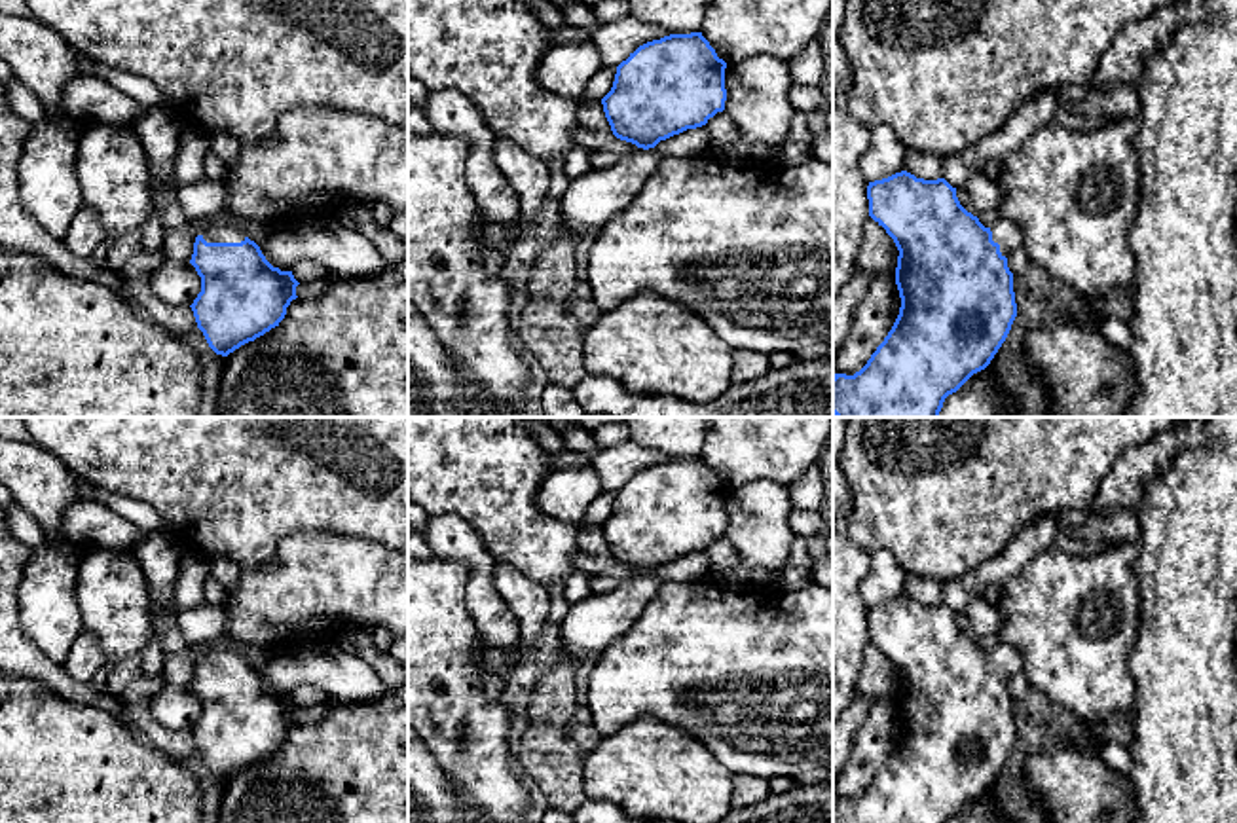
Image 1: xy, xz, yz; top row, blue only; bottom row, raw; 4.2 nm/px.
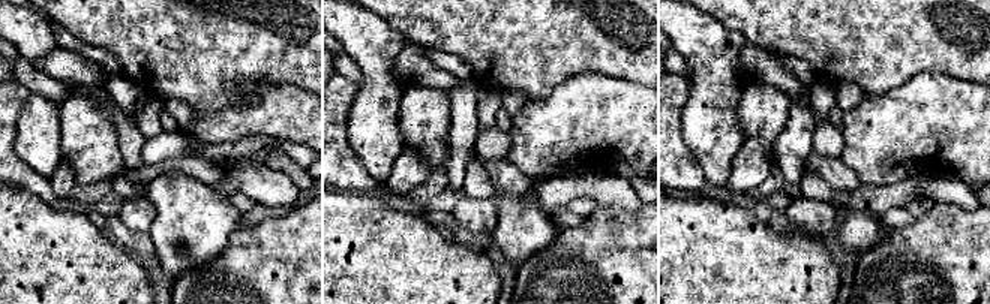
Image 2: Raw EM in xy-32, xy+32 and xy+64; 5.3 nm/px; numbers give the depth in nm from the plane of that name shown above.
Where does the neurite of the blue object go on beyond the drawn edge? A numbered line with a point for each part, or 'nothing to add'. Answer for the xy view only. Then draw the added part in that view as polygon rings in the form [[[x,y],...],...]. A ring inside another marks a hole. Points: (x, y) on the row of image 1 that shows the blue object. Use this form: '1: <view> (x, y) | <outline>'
1: xy (211, 232) | [[[205,224],[201,235],[207,243],[241,243],[245,235],[231,226]]]

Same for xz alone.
1: xz (589, 201) | [[[641,150],[620,157],[613,167],[594,171],[562,184],[560,203],[565,229],[575,239],[598,233],[622,212],[647,178],[660,154]]]

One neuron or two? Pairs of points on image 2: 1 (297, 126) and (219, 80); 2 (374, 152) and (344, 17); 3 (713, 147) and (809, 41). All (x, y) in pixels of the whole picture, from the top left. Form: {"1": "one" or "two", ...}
{"1": "two", "2": "one", "3": "two"}

